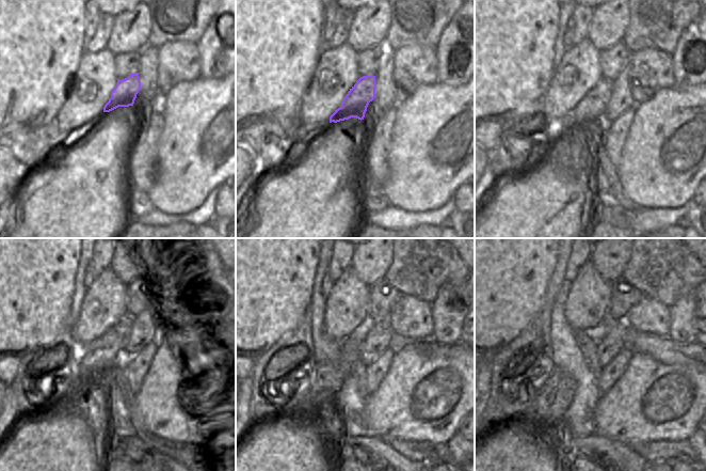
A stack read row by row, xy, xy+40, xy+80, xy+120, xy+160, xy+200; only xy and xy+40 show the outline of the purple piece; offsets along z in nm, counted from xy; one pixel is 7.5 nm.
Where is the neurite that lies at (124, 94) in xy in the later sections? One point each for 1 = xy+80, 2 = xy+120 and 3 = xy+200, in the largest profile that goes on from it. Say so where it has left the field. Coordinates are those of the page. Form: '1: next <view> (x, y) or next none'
1: next xy+80 (590, 109)
2: next xy+120 (90, 376)
3: next xy+200 (552, 394)

